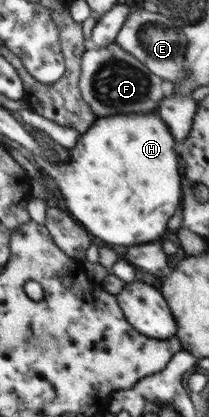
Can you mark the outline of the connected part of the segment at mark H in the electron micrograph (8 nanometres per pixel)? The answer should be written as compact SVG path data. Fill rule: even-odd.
M152 112L150 114L124 114L124 115L112 115L105 117L97 117L96 120L91 124L91 127L79 136L78 142L70 149L70 159L66 162L61 163L61 166L50 167L48 163L48 144L39 135L33 134L32 136L39 142L39 145L43 148L43 156L35 156L32 160L39 168L42 173L49 176L50 182L58 187L62 197L67 203L70 216L82 225L94 238L96 243L106 244L111 246L127 246L131 247L142 243L150 243L158 238L165 237L168 232L168 220L174 216L174 212L178 210L180 204L180 178L181 175L178 173L178 144L174 135L171 133L169 128L166 128L166 123L156 114Z

